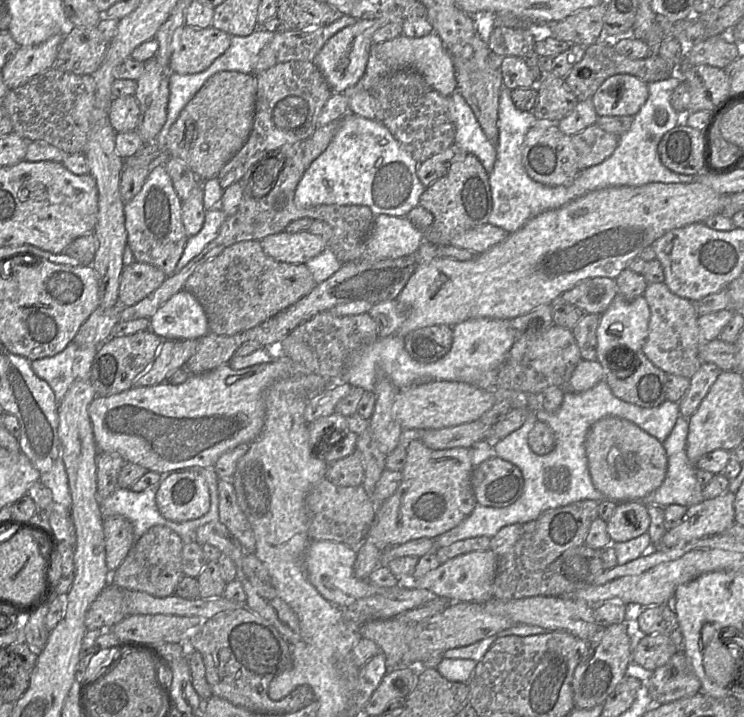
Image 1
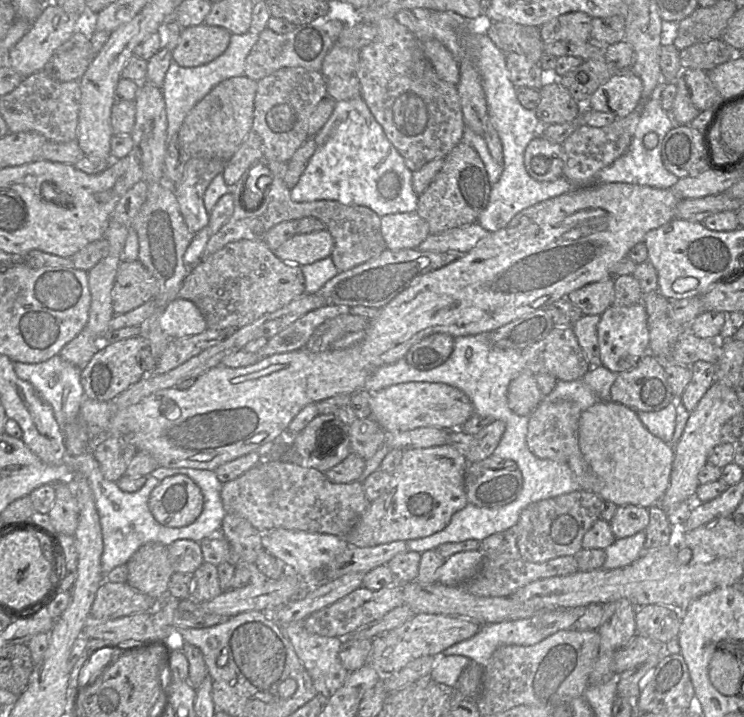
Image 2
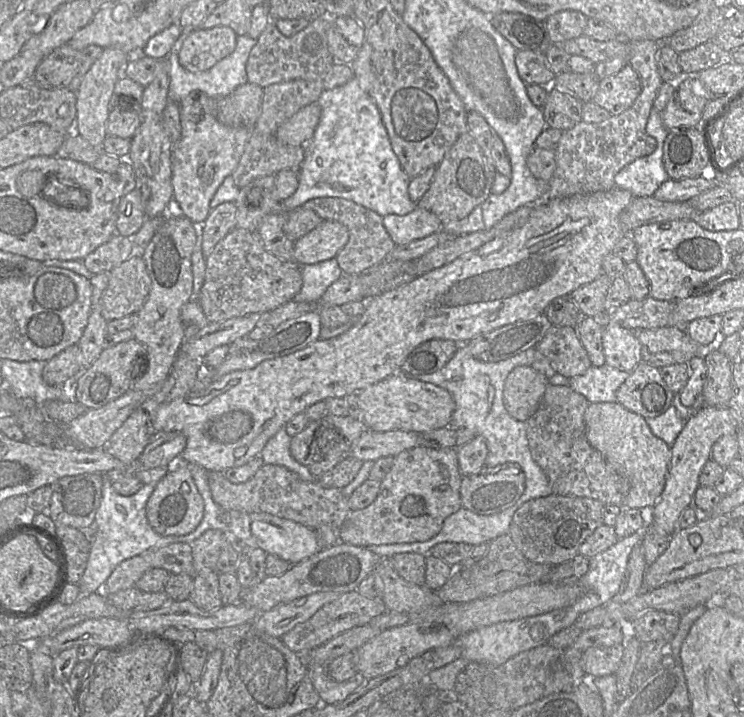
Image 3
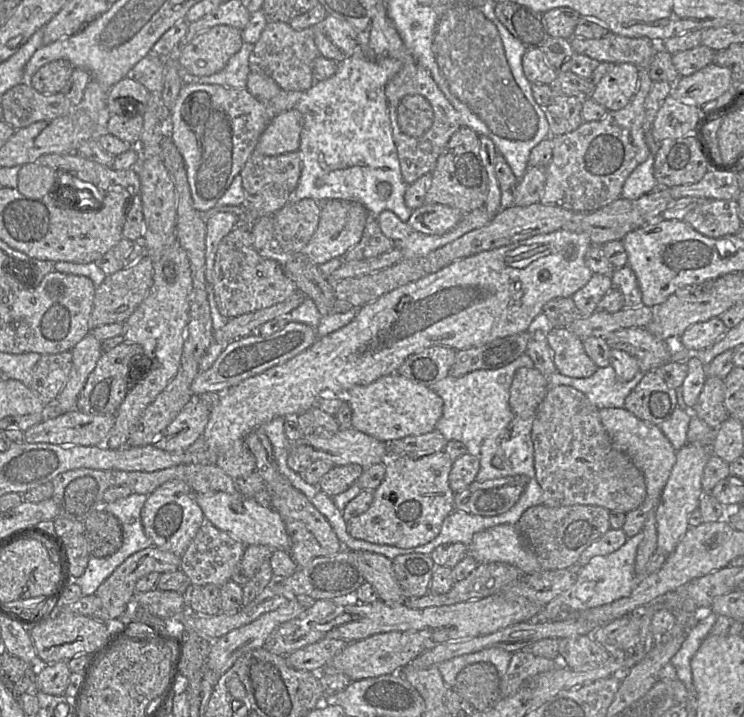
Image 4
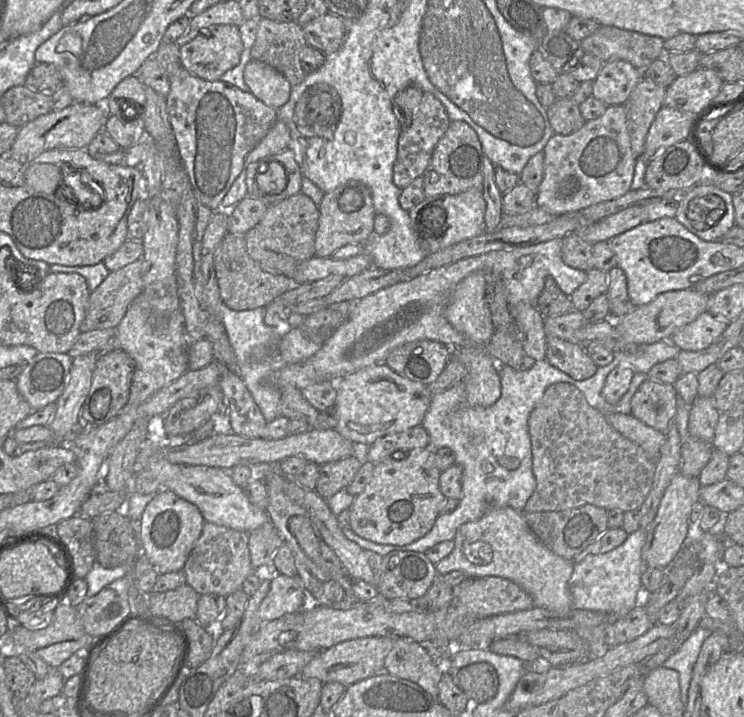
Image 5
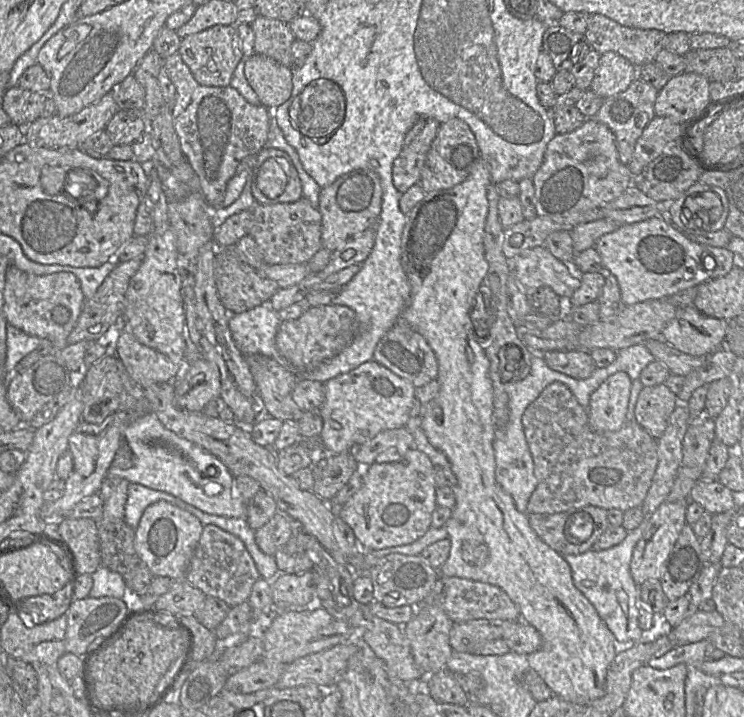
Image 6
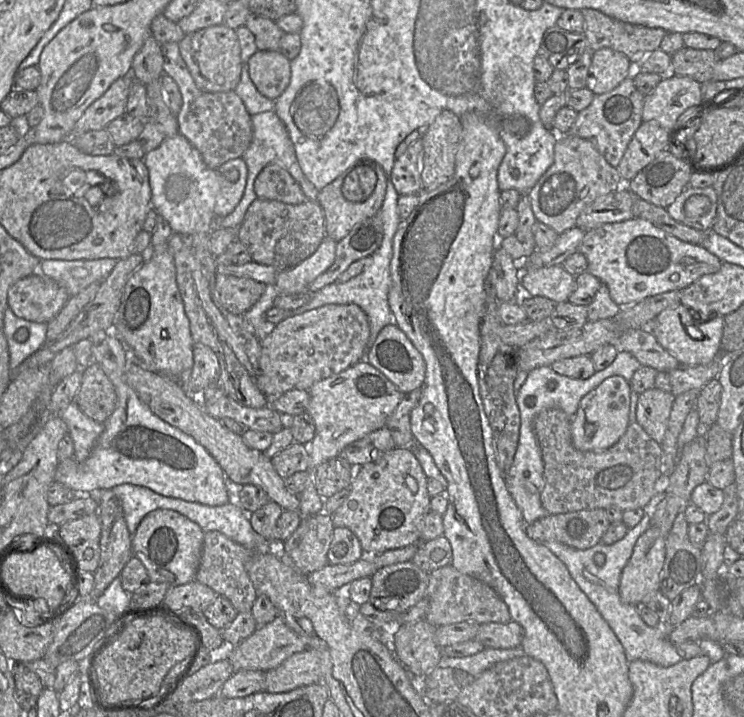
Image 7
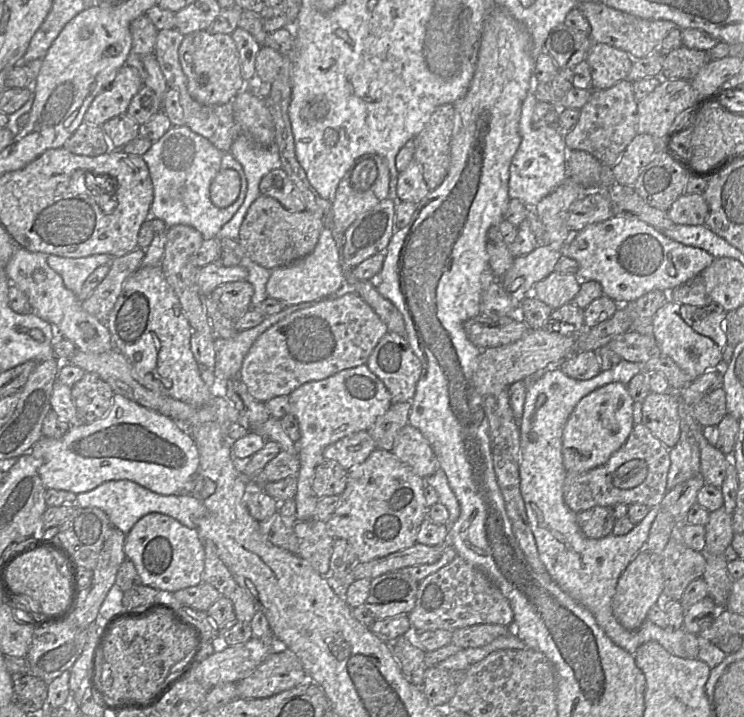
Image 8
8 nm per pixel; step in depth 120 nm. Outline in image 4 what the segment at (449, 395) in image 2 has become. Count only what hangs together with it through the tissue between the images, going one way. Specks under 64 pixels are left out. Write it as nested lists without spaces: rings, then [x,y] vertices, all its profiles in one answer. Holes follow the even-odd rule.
[[[398,373],[383,376],[368,385],[354,386],[343,396],[352,410],[352,428],[384,443],[432,432],[443,412],[443,400],[431,387]]]

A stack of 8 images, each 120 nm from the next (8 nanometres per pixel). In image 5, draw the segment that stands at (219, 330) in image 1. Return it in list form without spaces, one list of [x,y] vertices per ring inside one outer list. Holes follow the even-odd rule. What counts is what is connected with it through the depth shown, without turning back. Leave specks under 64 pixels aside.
[[[228,232],[215,253],[215,273],[222,302],[234,311],[266,307],[288,291],[293,281],[279,272],[263,269],[248,255],[245,234]]]

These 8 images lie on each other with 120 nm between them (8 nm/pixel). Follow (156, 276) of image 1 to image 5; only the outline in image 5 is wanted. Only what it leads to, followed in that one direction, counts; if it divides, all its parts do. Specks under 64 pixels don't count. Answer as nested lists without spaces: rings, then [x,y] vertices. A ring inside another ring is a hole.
[[[138,259],[116,271],[112,271],[106,279],[90,293],[86,316],[80,325],[81,333],[116,329],[124,318],[129,306],[143,291],[143,259]]]

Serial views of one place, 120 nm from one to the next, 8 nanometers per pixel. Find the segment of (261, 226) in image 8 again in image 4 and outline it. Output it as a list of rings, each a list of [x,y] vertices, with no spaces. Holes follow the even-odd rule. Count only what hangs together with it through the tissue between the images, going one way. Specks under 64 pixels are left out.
[[[312,198],[286,203],[272,215],[274,239],[286,252],[302,252],[317,229],[321,204]]]

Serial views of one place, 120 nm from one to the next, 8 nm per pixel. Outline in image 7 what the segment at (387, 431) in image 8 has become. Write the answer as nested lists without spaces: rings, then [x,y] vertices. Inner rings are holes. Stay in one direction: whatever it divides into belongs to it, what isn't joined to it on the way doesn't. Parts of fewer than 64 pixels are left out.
[[[422,389],[413,390],[405,394],[386,421],[395,447],[411,446],[416,444],[411,430],[411,412],[418,405]]]

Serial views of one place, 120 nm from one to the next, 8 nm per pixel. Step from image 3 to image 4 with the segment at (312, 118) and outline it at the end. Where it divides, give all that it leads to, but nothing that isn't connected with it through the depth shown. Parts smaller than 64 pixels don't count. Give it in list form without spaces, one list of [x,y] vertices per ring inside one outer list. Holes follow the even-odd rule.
[[[295,107],[273,115],[254,151],[266,156],[298,151],[302,125],[302,115]]]

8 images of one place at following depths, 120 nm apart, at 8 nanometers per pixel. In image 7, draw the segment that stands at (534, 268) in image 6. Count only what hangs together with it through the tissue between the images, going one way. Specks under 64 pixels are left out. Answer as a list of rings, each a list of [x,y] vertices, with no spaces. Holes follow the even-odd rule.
[[[562,265],[524,268],[520,288],[524,294],[546,297],[559,304],[567,301],[575,290],[575,278]]]

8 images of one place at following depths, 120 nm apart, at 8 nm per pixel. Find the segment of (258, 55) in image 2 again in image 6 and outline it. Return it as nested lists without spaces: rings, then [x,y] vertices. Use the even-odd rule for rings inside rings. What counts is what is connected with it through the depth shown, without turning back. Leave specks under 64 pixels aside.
[[[258,15],[251,27],[255,35],[255,53],[293,68],[291,46],[296,38],[288,23]]]

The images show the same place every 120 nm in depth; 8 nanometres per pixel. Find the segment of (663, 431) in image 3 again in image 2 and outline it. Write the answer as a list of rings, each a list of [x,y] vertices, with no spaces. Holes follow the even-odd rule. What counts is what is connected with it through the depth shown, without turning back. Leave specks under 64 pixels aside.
[[[674,397],[672,402],[660,411],[636,411],[636,413],[643,425],[647,428],[647,430],[654,436],[660,438],[665,443],[670,444],[674,448],[675,453],[675,446],[679,442],[684,432],[684,429],[691,413],[688,412],[682,404],[681,397]]]

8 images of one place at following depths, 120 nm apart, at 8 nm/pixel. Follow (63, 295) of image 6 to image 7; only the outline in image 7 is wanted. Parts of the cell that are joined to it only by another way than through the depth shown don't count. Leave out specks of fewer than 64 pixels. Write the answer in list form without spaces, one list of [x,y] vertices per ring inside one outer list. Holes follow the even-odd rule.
[[[40,272],[16,281],[8,290],[7,303],[13,313],[28,321],[48,324],[54,319],[69,300],[67,290]]]

